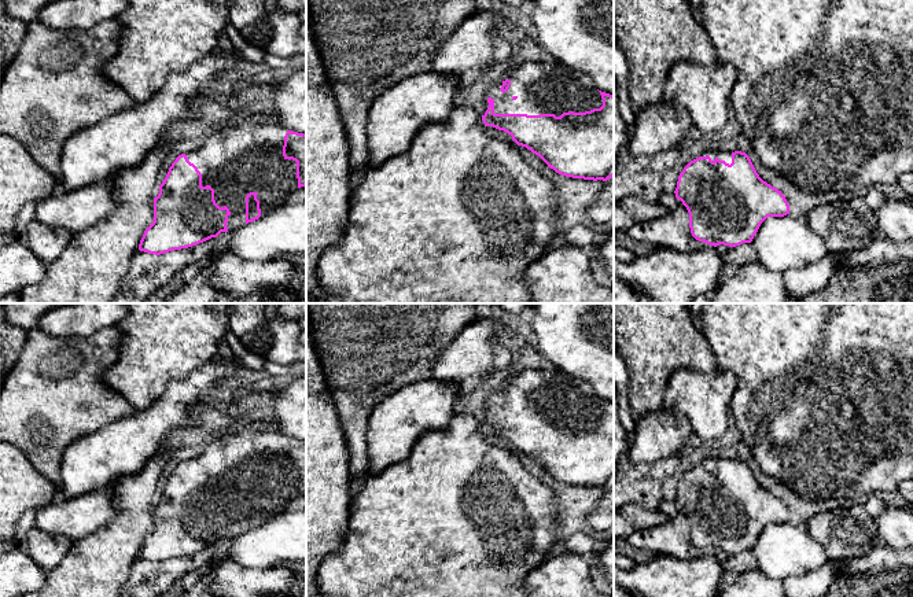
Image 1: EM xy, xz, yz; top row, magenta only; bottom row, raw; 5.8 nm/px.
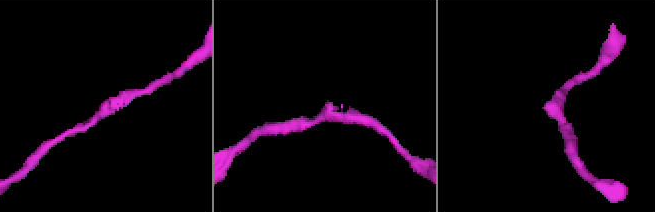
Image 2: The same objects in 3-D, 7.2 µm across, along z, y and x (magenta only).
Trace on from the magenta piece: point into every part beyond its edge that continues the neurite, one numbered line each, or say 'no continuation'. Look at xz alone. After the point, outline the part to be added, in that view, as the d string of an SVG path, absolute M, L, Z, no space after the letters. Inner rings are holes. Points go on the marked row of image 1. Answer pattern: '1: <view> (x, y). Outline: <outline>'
1: xz (542, 88). Outline: M524 62L516 66L508 75L511 85L507 92L501 92L502 82L493 85L485 93L486 110L487 99L494 100L494 114L555 114L560 117L563 113L585 113L603 106L603 99L589 75L573 70L568 66L552 62Z

